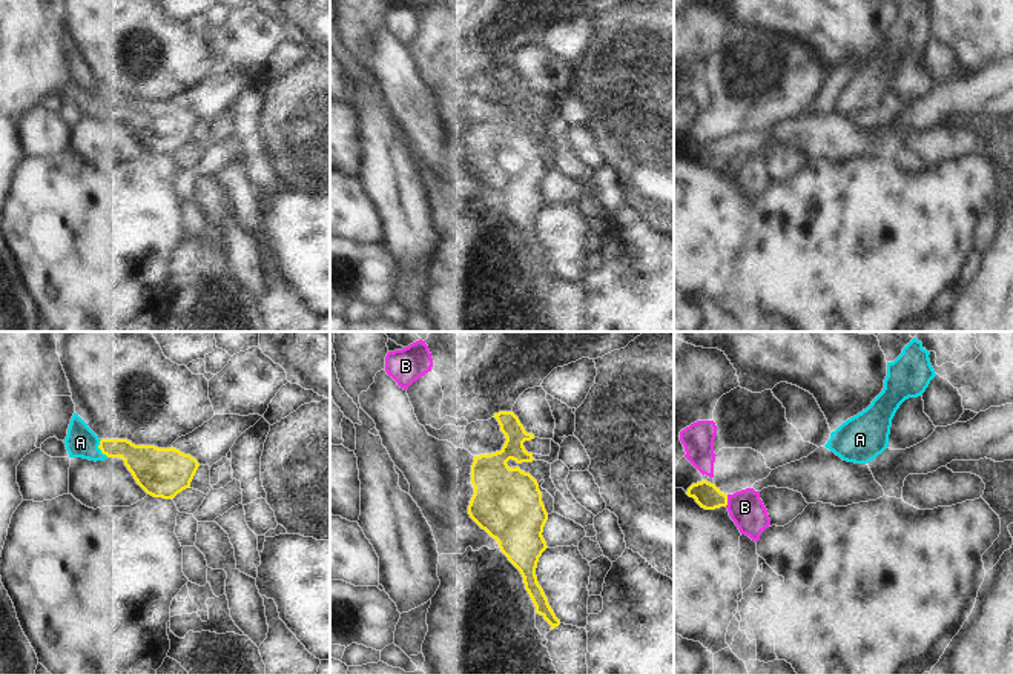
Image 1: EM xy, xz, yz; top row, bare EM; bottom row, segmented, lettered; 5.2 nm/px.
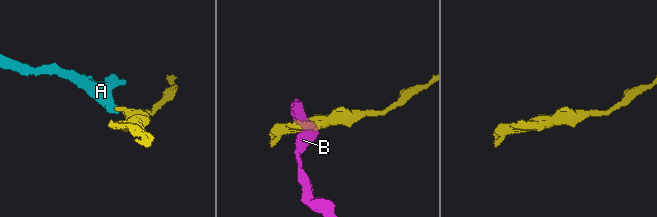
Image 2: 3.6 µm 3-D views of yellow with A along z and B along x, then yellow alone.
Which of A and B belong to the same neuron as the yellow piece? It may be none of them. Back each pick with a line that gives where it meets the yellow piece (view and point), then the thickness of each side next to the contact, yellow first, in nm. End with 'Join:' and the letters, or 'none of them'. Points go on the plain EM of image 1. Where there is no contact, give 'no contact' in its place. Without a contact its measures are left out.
A: meets yellow in xy at (98, 103); 180 nm thick on the yellow side, 160 nm on the other
Join: A

